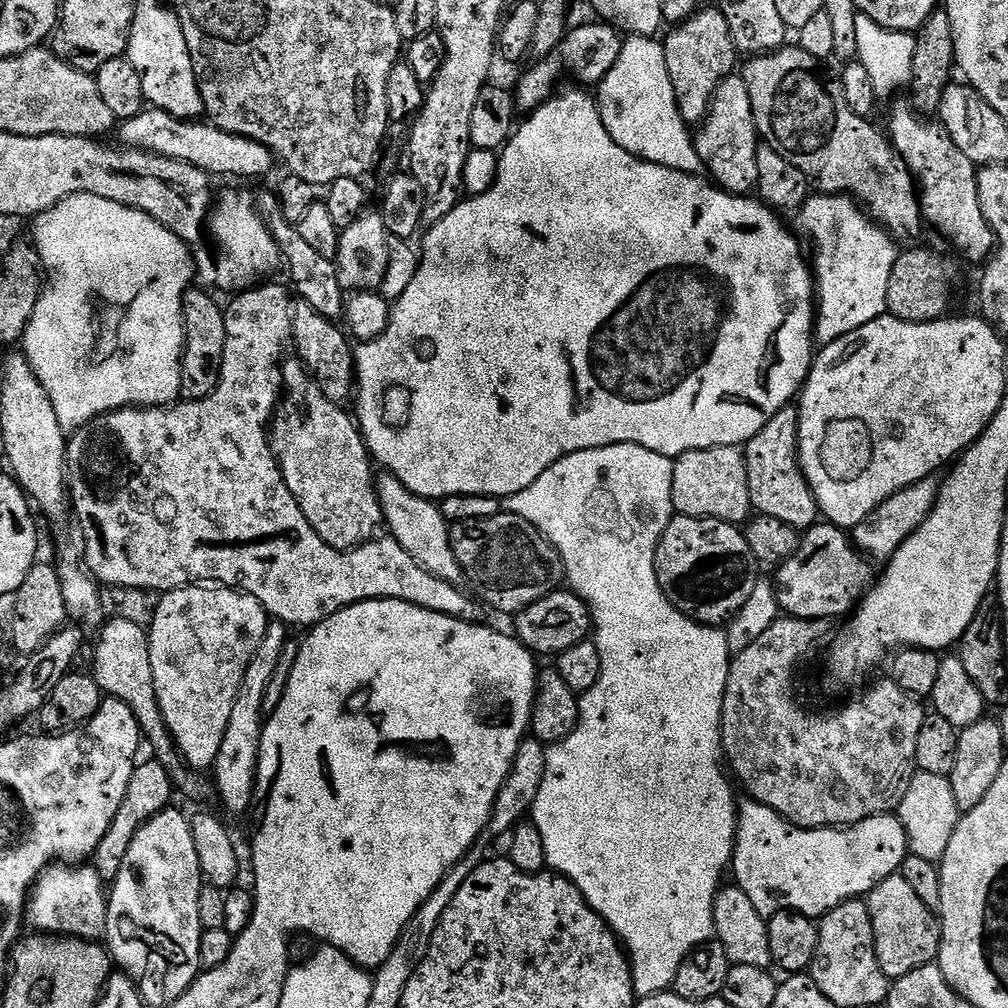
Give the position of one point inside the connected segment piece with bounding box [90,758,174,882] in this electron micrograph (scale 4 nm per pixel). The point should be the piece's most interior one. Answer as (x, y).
(150, 792)

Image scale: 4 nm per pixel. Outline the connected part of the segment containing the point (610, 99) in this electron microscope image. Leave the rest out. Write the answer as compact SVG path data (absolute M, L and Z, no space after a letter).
M628 36L624 40L622 54L618 54L618 62L614 62L610 74L606 74L606 78L598 85L598 103L600 121L606 126L610 138L614 138L614 142L618 142L618 146L622 146L622 150L626 150L631 156L679 172L696 174L701 171L702 165L694 136L678 110L674 86L670 82L670 70L666 70L664 46L659 39L650 36Z

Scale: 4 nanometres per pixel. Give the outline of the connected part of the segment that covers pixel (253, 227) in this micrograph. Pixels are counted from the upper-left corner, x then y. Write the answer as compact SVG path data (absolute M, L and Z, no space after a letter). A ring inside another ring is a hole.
M219 193L210 213L210 236L220 247L220 257L216 260L214 282L227 294L238 294L257 287L271 279L276 271L281 271L282 257L278 242L268 232L268 225L254 203L253 193Z

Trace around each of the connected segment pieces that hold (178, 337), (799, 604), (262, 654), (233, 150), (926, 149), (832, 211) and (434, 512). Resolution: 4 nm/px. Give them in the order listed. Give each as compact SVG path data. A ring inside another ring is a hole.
M74 194L62 202L58 202L50 210L41 212L35 217L31 239L40 255L40 263L46 273L47 280L40 301L34 310L32 320L24 332L22 351L27 356L38 382L50 394L50 402L54 402L54 414L58 414L58 422L65 433L71 434L76 429L86 426L94 418L105 416L108 412L116 412L119 408L162 408L171 406L181 399L180 395L180 359L184 353L184 294L188 291L192 280L192 256L189 245L177 238L166 226L162 226L154 218L150 218L142 210L134 210L130 206L122 206L118 202L110 202L106 198L98 198L98 194ZM120 288L125 288L124 296L133 300L132 308L136 311L136 325L123 332L120 328L108 324L104 328L104 311L108 308L108 300L116 300L120 296Z
M817 522L800 537L800 545L775 569L776 598L781 613L803 620L847 617L873 583L873 565L857 550L849 533L836 524Z
M269 619L266 634L262 638L262 646L254 650L254 658L250 658L246 678L242 678L242 686L238 690L238 698L234 698L234 710L230 710L230 722L226 726L226 734L222 738L222 746L218 750L218 758L214 765L214 792L217 797L220 795L225 810L232 816L242 815L254 804L256 767L260 761L260 739L266 723L262 698L266 698L266 686L270 686L270 678L274 678L278 658L282 658L282 650L289 638L289 625L283 624L280 620Z
M149 107L134 118L123 121L119 125L119 132L119 143L123 147L153 152L159 156L174 158L178 162L186 162L190 166L198 166L198 170L207 172L212 178L241 176L244 180L252 180L255 176L266 175L272 164L274 165L271 150L262 146L260 142L254 142L238 134L230 134L211 122L179 120L160 108Z
M904 98L891 101L892 109L888 112L886 135L892 141L892 147L895 148L900 159L906 162L906 166L912 172L918 185L918 199L923 219L927 223L929 220L966 259L987 261L994 251L994 237L982 214L982 206L978 198L978 182L976 181L978 165L970 162L970 158L966 158L966 154L962 154L962 150L954 146L954 138L944 129L943 124L927 115L921 115L907 99L900 99Z
M812 194L809 195L808 203L799 209L798 216L808 223L808 232L812 235L812 256L810 252L810 267L814 273L814 336L821 345L834 342L845 336L850 330L856 330L858 326L864 326L866 322L872 322L874 318L885 315L888 312L886 302L886 289L890 286L890 270L894 270L894 262L898 255L897 241L885 229L881 228L871 216L865 214L859 203L847 194Z
M384 474L377 479L376 493L380 499L380 505L384 511L384 524L389 528L391 539L396 540L430 574L442 578L446 582L459 585L462 580L462 573L458 562L452 553L452 543L448 533L450 524L444 519L439 507L433 501L419 496L410 491L398 478L391 474Z

